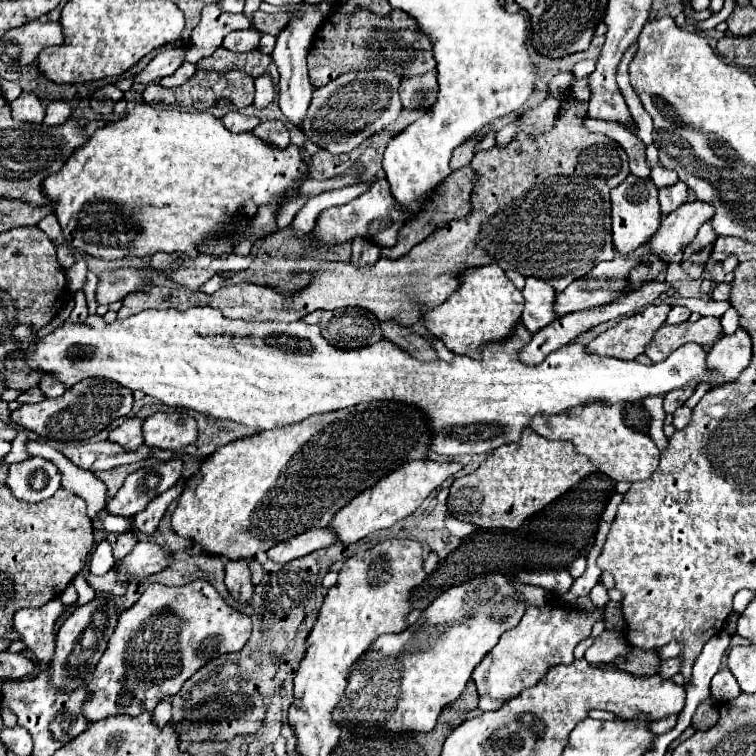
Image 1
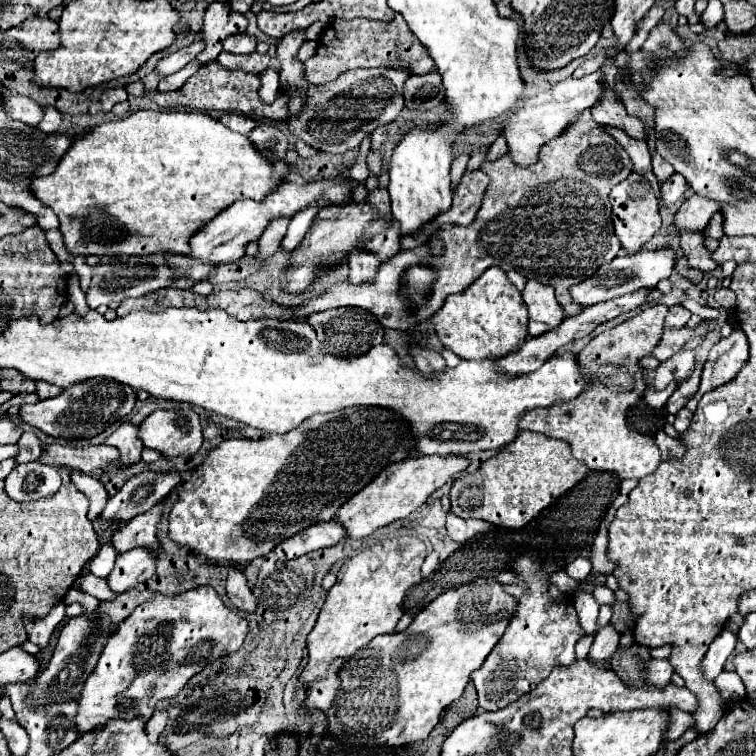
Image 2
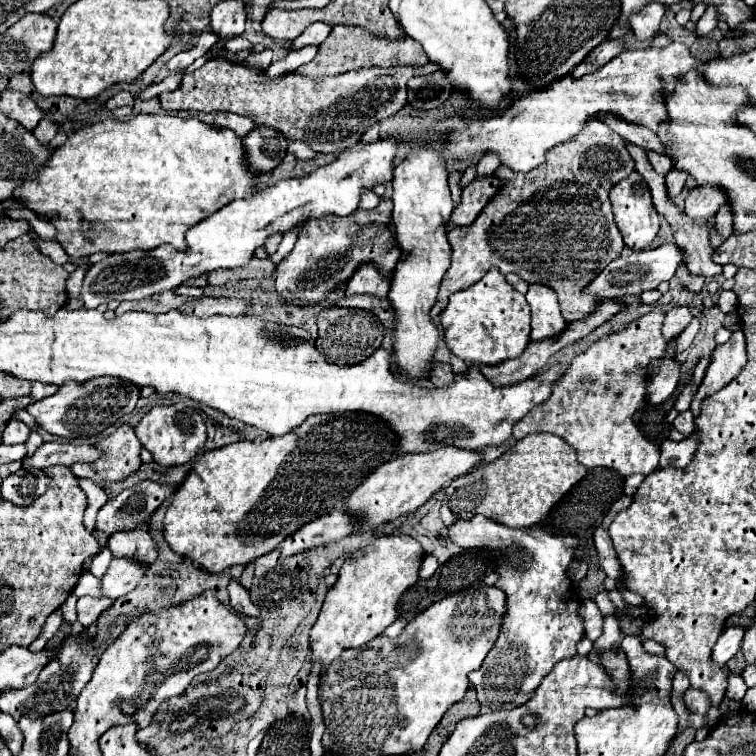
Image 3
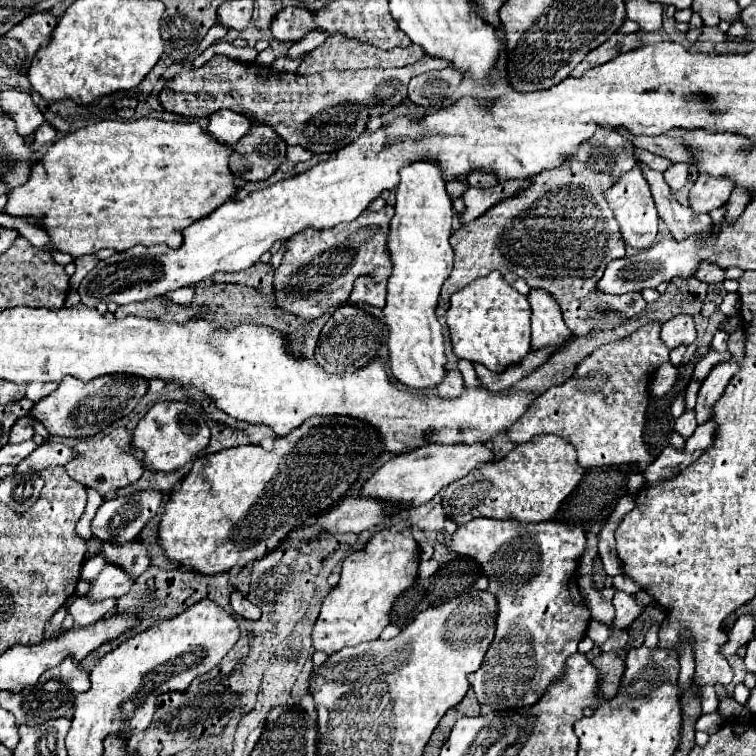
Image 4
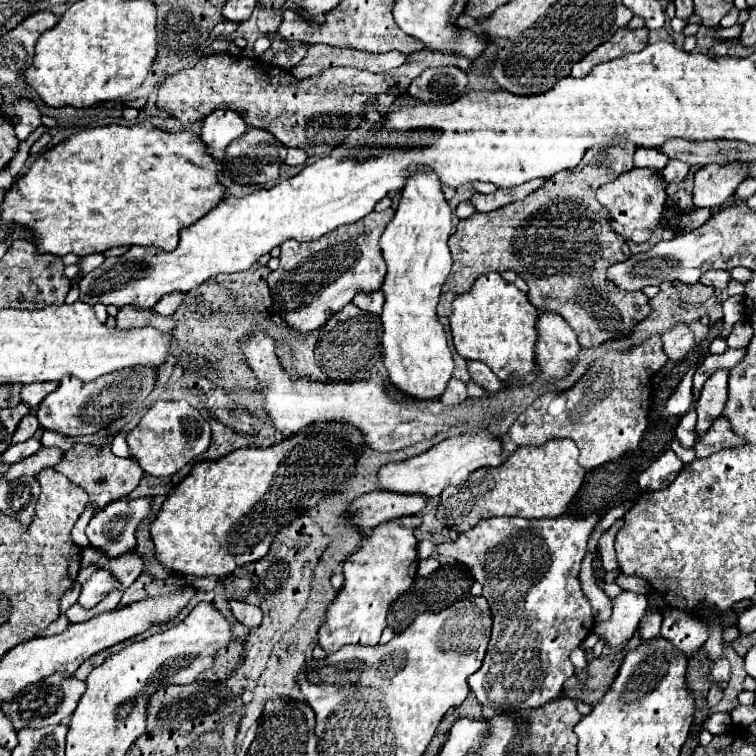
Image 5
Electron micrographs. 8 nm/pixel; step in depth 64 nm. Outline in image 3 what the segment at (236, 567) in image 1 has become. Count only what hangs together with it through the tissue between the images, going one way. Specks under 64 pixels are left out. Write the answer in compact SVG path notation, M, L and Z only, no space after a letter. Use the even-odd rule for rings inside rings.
M230 578L228 594L230 594L230 606L232 606L232 610L250 617L259 616L260 608L252 602L248 590L236 578Z

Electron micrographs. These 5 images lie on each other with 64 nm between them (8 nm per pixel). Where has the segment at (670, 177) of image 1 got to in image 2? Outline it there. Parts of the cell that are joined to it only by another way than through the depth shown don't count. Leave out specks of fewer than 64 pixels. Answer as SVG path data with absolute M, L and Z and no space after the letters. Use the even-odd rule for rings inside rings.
M658 154L652 156L652 166L654 166L654 176L658 180L658 184L664 184L664 180L670 180L670 176L674 174L674 168L670 168L670 164L666 164L666 160L662 160Z

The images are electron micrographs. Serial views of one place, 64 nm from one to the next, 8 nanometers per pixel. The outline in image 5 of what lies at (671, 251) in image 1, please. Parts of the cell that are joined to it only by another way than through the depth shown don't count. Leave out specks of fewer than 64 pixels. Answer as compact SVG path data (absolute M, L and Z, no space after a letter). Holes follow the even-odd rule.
M742 162L726 164L724 168L720 164L702 166L694 176L694 206L708 210L724 206L746 176L746 164Z

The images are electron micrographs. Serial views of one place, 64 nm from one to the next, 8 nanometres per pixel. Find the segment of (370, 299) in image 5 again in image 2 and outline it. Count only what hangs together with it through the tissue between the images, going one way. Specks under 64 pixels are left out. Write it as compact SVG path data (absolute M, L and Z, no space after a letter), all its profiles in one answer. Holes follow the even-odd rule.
M352 248L350 254L350 278L356 278L356 282L366 282L370 278L374 278L376 268L380 264L380 256L370 252L370 250L362 250L362 248Z

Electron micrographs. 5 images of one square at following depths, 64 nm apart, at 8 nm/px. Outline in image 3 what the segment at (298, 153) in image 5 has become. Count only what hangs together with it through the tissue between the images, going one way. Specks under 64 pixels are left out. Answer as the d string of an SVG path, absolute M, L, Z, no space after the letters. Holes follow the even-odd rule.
M298 140L290 142L290 144L288 144L288 150L290 150L298 160L310 160L310 158L316 156L316 152L314 152L310 146L306 146L304 142L298 142Z

